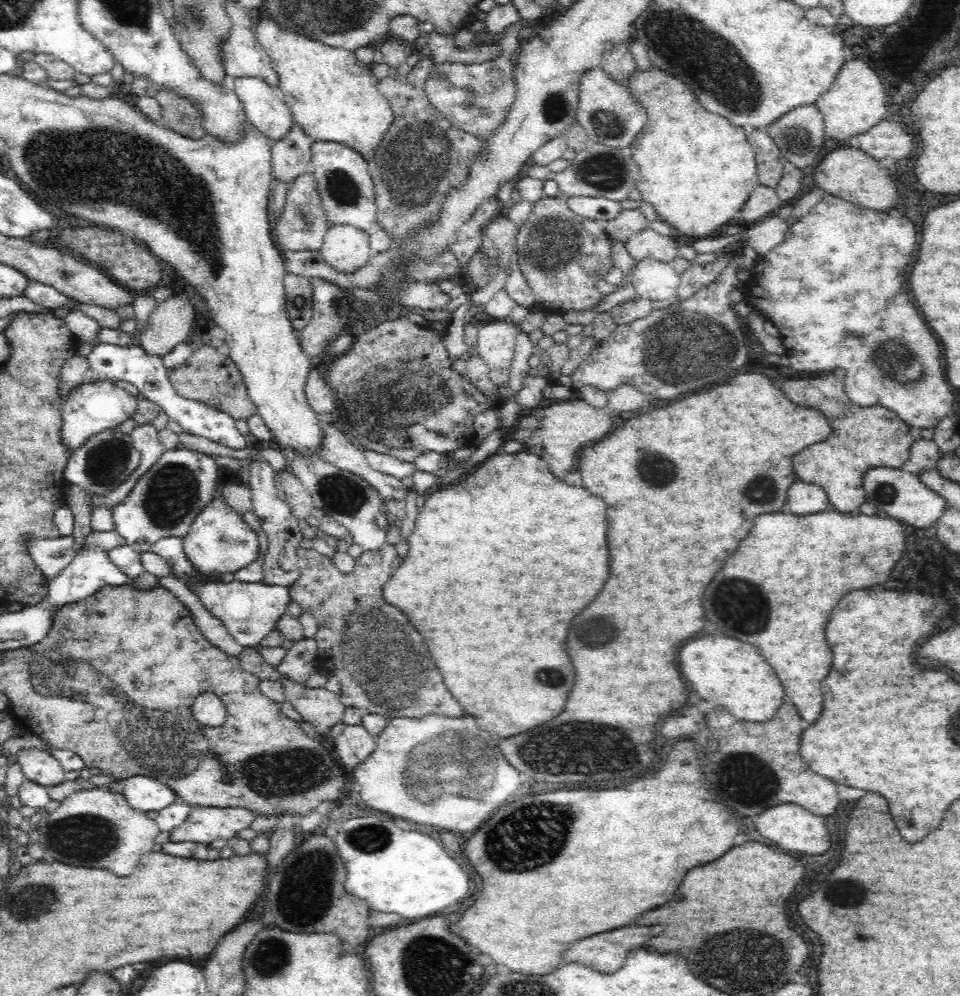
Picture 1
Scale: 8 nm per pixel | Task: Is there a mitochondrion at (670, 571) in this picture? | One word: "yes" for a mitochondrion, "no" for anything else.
no

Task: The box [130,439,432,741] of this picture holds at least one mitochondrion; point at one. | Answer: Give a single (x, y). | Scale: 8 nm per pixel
(386, 669)

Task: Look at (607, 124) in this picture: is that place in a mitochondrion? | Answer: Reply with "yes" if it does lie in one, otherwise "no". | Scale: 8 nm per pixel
yes

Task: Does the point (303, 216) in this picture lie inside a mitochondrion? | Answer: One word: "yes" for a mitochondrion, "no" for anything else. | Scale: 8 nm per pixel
yes

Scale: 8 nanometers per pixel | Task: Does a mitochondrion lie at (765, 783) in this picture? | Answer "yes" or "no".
yes

